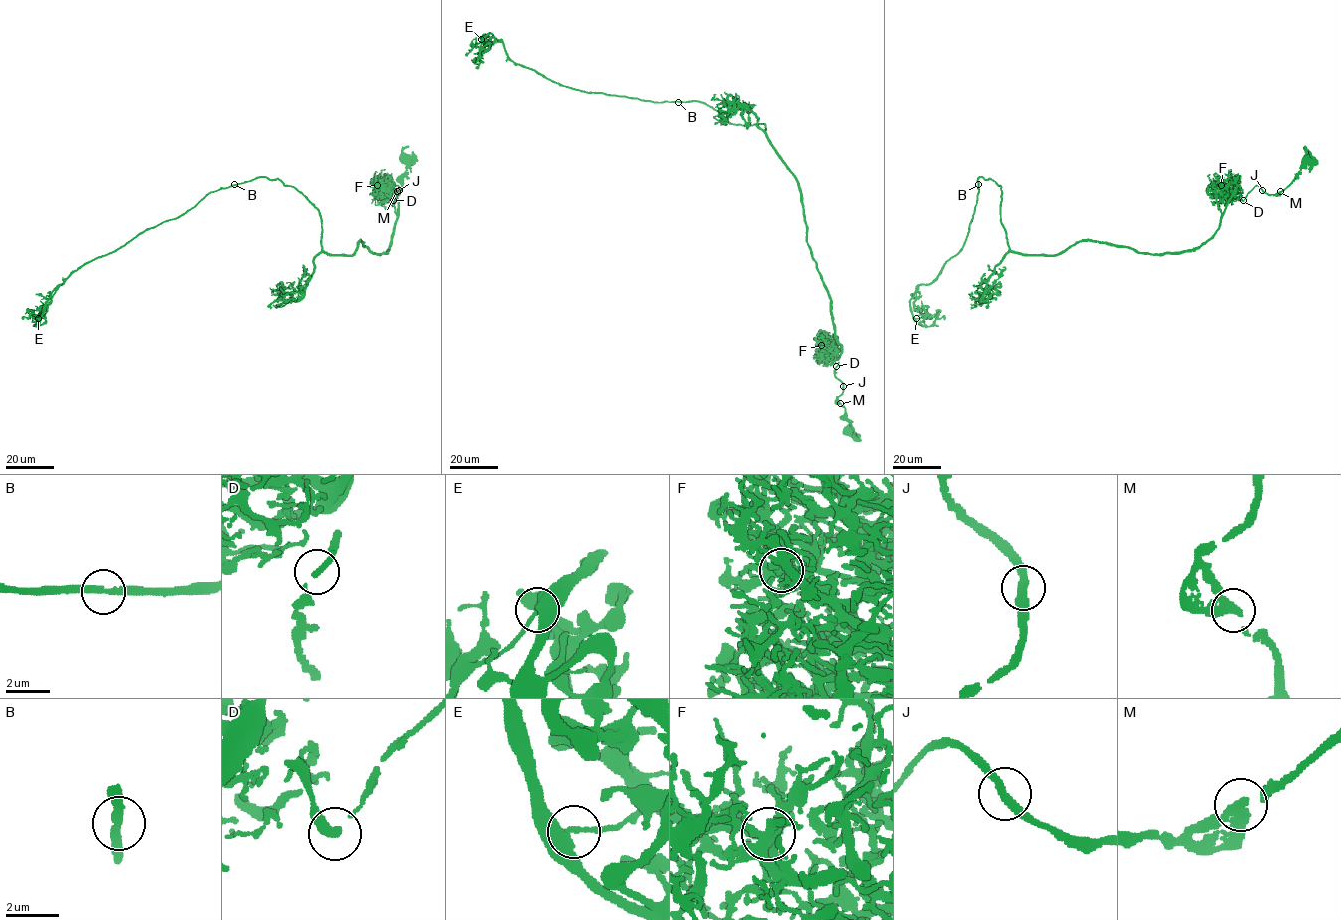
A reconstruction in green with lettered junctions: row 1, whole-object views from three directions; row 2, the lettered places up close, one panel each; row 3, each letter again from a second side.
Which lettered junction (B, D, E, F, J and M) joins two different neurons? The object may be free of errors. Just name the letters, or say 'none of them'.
none of them

